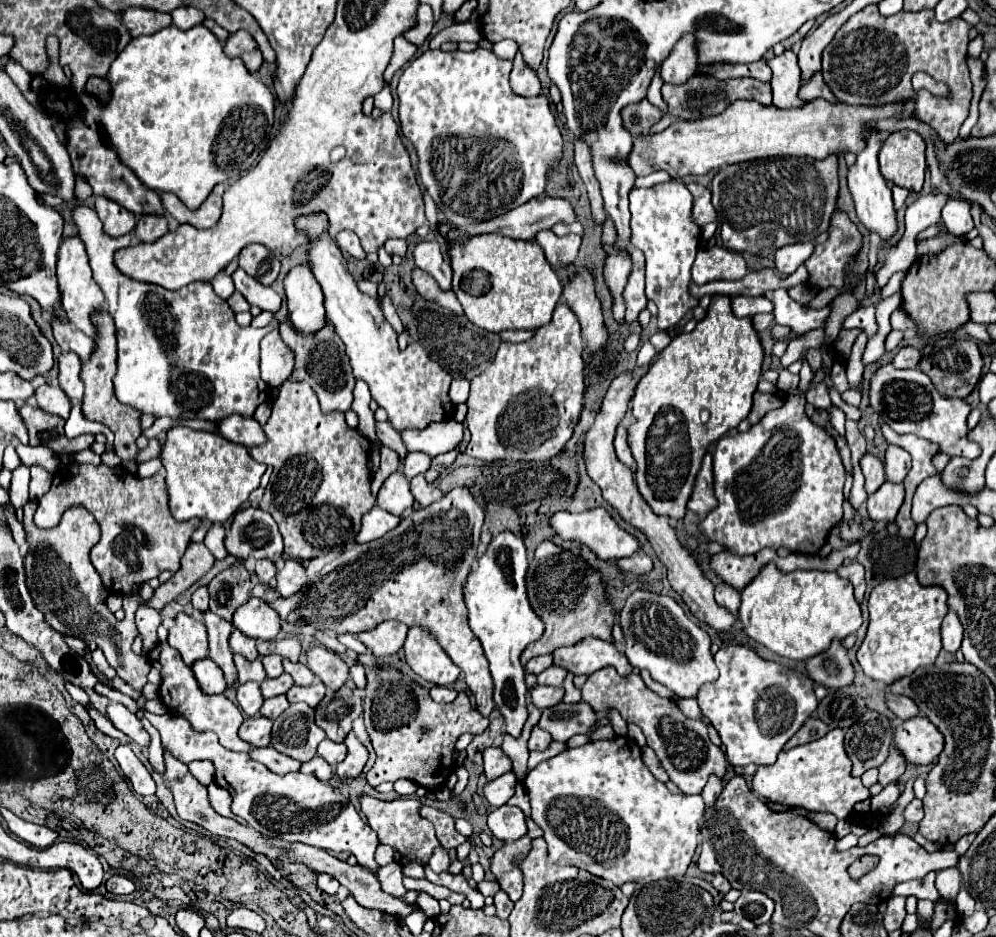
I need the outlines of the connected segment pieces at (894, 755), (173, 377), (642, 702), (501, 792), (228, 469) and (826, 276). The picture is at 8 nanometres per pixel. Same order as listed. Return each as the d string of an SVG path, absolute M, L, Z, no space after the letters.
M891 747L889 757L879 767L879 783L885 787L887 783L899 779L903 775L905 767L907 767L907 761L905 761L905 757L901 757L901 751L897 747Z
M85 205L73 207L71 217L85 243L93 279L107 299L107 313L115 321L119 355L113 381L117 399L155 419L205 419L219 423L233 413L253 417L255 409L265 403L271 393L271 389L261 383L257 371L259 341L265 335L263 329L239 327L227 301L215 295L211 283L195 281L179 291L169 291L153 283L129 279L117 271L113 253L127 247L131 235L107 235L95 209Z
M603 667L595 673L589 675L587 683L581 689L583 699L599 713L605 711L607 707L613 707L621 713L621 717L627 723L635 723L641 727L647 745L655 751L659 757L663 769L667 771L669 779L681 789L685 795L699 795L711 775L723 777L725 775L725 765L727 759L723 751L709 741L707 727L701 721L691 721L687 719L675 701L663 699L657 693L653 693L639 675L631 673L625 679L613 671L615 667Z
M505 773L505 775L497 777L495 781L489 781L483 789L483 795L491 807L505 805L513 793L515 793L515 775L513 773Z
M183 425L167 431L161 463L167 471L165 481L173 517L177 521L197 517L211 523L225 523L229 517L233 517L241 503L247 501L249 493L259 487L259 479L267 469L249 455L247 447L225 441L221 435L195 431Z
M835 209L831 215L831 223L829 223L829 237L825 243L817 245L813 255L805 261L805 267L809 271L809 287L811 289L827 289L827 287L835 287L835 289L843 289L845 287L845 273L847 273L847 265L849 261L861 251L861 243L863 237L857 229L857 225L849 219L849 215L841 209Z

